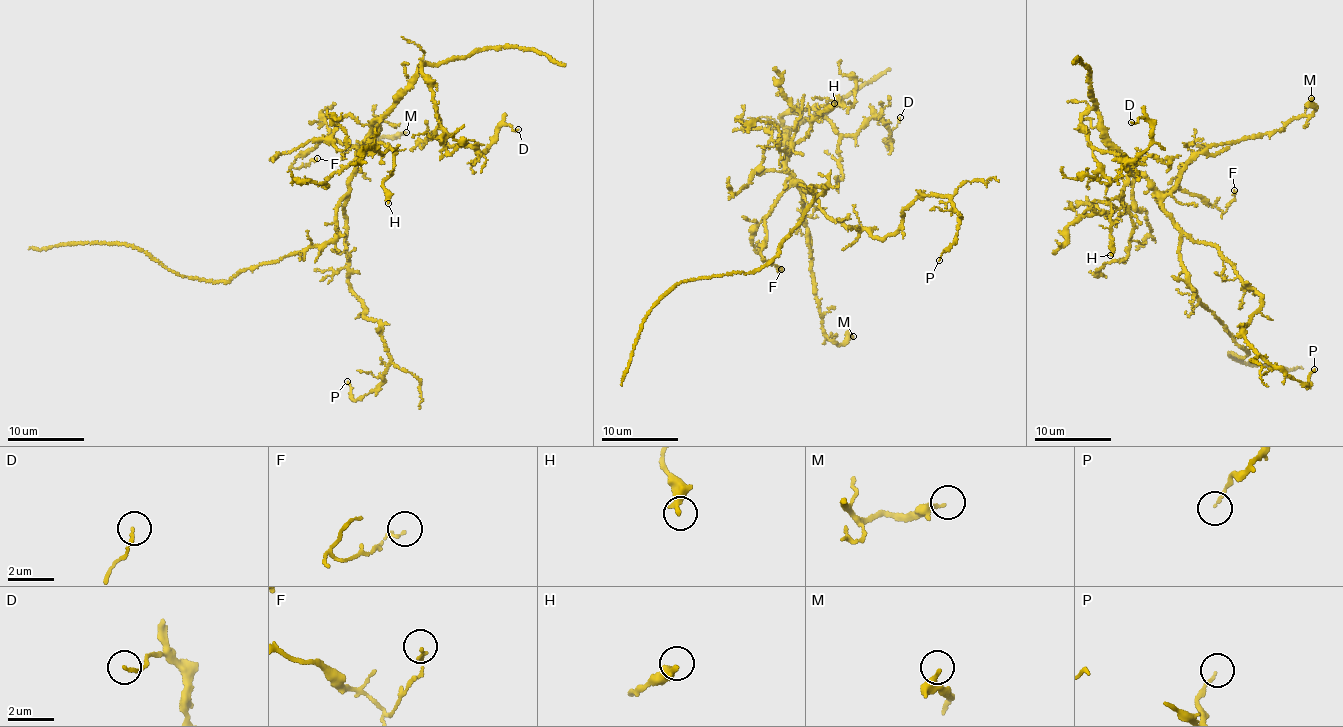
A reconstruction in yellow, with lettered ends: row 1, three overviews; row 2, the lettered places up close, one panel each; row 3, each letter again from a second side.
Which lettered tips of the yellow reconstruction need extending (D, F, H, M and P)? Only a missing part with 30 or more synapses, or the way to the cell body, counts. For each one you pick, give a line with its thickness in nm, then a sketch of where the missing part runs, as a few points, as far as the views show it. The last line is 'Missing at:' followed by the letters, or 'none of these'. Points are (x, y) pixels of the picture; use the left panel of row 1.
Missing at: none of these

